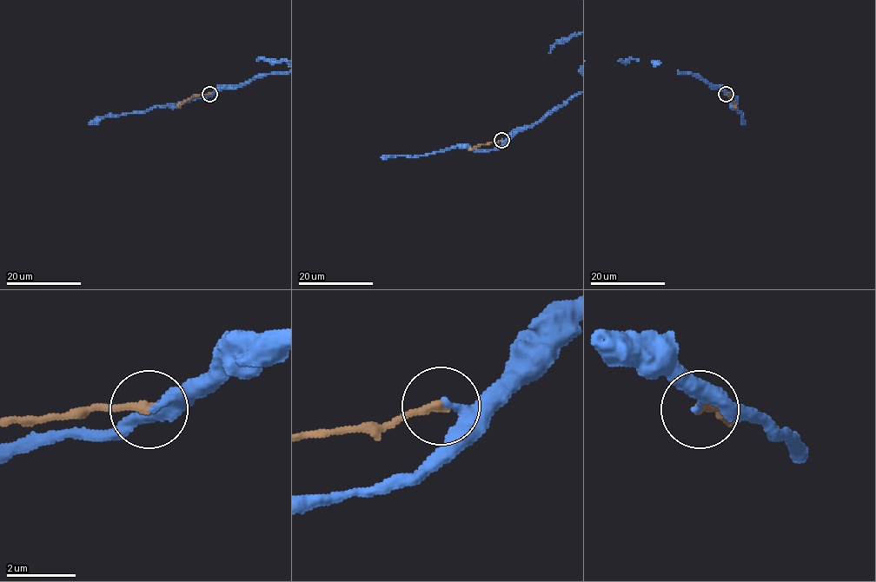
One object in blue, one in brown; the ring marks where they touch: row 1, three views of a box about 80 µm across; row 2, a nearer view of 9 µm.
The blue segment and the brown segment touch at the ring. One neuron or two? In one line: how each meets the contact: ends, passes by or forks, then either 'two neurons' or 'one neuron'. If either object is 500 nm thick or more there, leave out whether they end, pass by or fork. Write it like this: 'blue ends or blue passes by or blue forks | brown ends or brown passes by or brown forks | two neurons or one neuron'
blue ends | brown ends | two neurons

